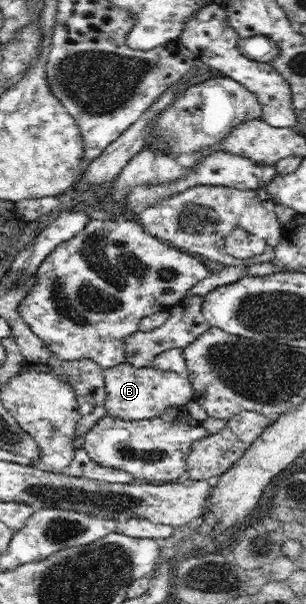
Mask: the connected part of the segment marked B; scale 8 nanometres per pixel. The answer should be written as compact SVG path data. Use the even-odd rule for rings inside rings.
M129 362L104 369L105 408L121 420L145 420L161 416L165 408L184 407L194 400L194 390L188 372L164 371L155 367L137 368Z

